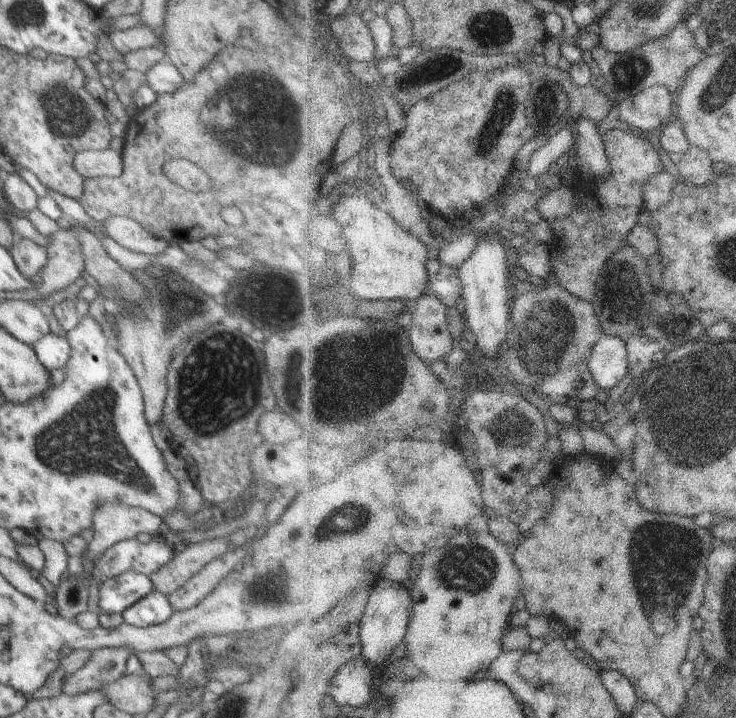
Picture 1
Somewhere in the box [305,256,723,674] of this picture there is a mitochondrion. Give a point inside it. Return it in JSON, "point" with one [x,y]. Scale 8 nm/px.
{"point":[653,553]}

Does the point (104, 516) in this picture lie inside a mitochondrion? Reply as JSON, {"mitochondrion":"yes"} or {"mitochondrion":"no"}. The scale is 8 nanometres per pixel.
{"mitochondrion":"yes"}

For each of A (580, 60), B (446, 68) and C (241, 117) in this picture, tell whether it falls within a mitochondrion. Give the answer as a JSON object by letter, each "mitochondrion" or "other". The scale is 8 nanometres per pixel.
{"A":"other","B":"mitochondrion","C":"mitochondrion"}

